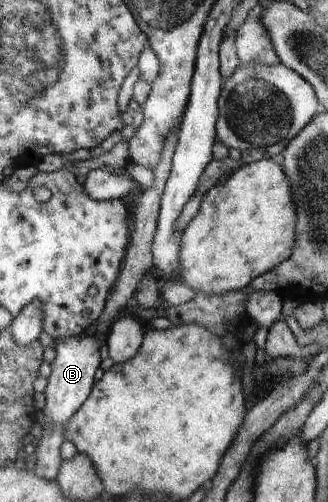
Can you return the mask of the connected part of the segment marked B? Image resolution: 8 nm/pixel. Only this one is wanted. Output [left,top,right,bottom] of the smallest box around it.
[35,337,101,481]

